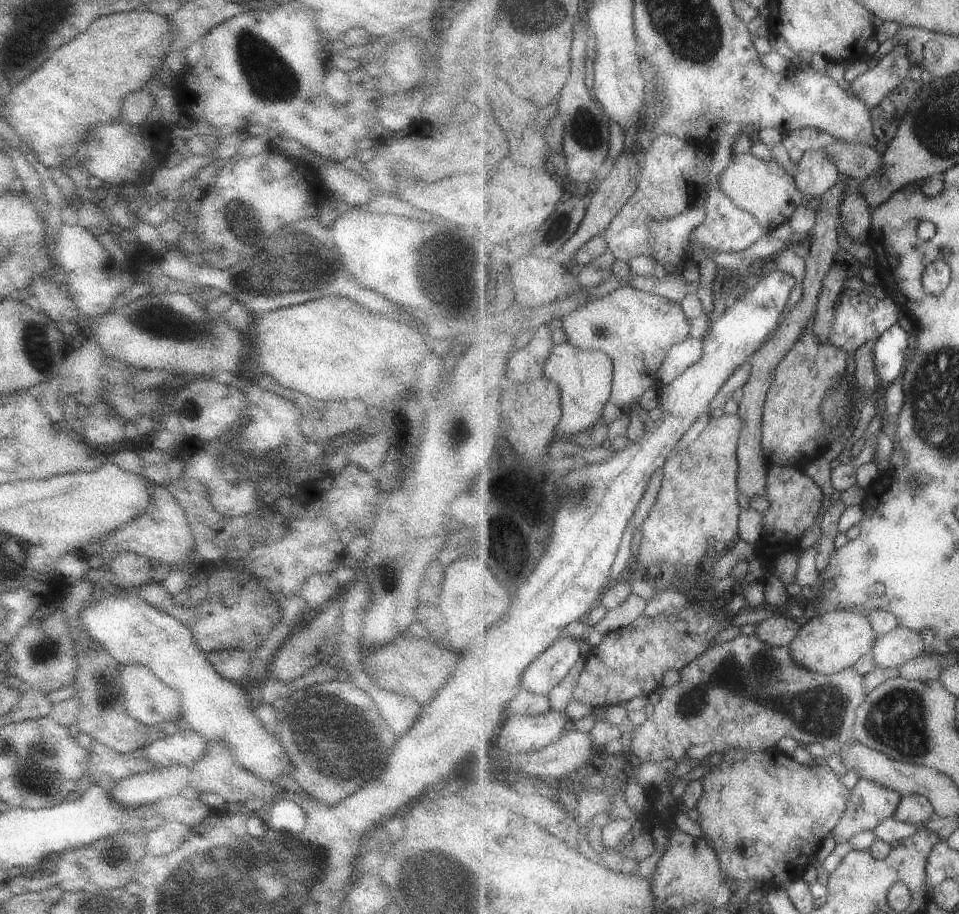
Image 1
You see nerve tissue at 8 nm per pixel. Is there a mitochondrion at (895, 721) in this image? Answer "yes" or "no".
yes

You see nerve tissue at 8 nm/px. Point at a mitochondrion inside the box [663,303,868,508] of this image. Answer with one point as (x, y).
(841, 420)

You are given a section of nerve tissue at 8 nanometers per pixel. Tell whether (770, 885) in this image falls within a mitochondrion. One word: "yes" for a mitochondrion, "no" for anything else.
no

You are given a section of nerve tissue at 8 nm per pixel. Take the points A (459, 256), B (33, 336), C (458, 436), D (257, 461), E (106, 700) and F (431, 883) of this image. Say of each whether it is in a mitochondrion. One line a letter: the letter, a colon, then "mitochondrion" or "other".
A: mitochondrion
B: mitochondrion
C: mitochondrion
D: mitochondrion
E: other
F: mitochondrion

